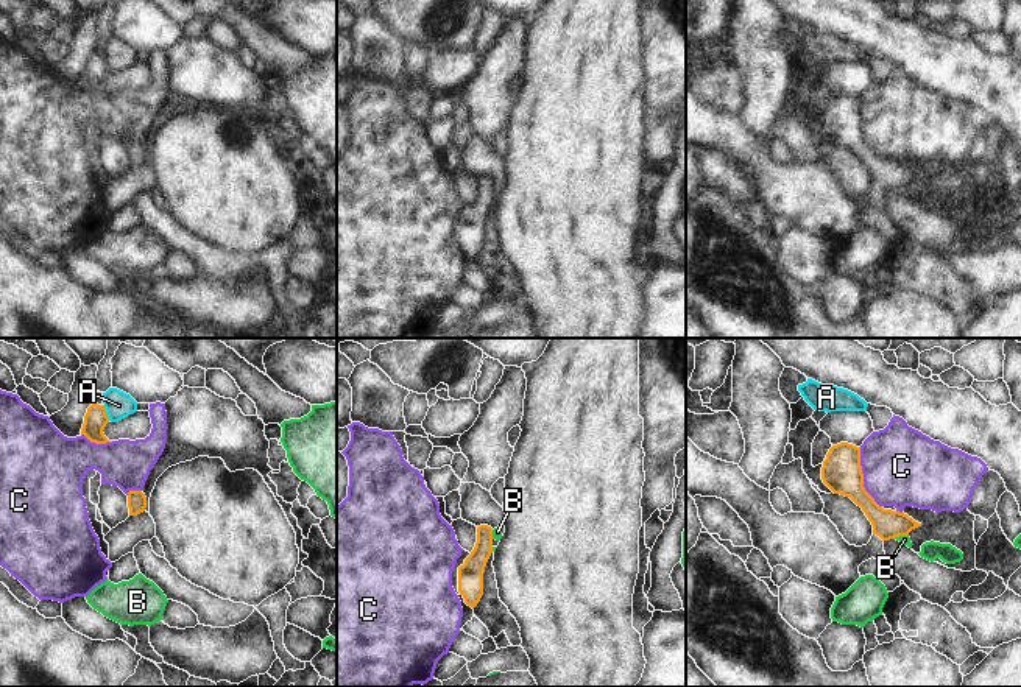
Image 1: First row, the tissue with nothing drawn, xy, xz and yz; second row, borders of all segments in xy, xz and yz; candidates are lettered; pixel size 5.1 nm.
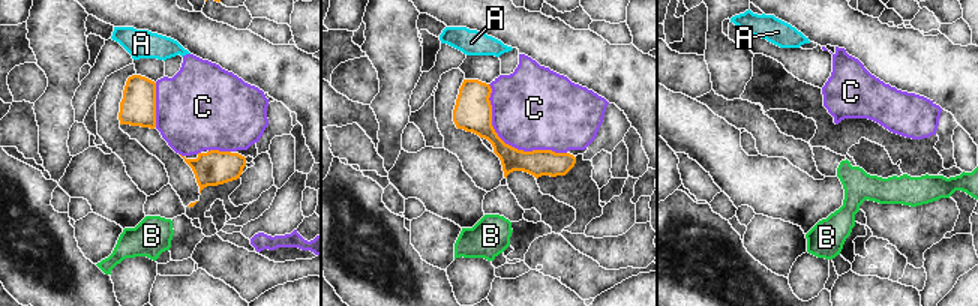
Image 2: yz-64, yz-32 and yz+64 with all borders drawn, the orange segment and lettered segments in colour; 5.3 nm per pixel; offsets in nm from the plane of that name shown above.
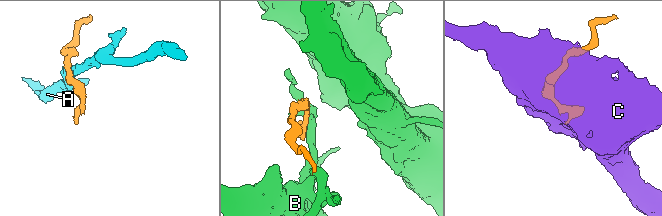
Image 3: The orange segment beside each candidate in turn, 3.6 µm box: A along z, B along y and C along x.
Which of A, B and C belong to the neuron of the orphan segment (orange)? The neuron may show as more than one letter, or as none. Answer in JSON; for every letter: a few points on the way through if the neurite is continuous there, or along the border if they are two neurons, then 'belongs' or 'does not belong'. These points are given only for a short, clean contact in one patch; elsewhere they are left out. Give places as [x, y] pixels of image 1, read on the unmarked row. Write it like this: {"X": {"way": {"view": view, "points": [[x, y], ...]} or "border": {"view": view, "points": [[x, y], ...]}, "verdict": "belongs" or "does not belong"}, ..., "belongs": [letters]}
{"A": {"border": {"view": "xy", "points": [[103, 56], [109, 70]]}, "verdict": "does not belong"}, "B": {"border": {"view": "yz", "points": [[907, 186], [893, 189]]}, "verdict": "does not belong"}, "C": {"verdict": "does not belong"}, "belongs": []}

